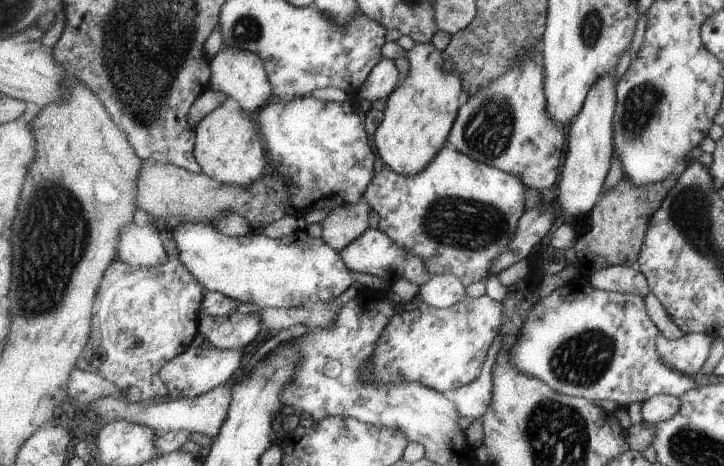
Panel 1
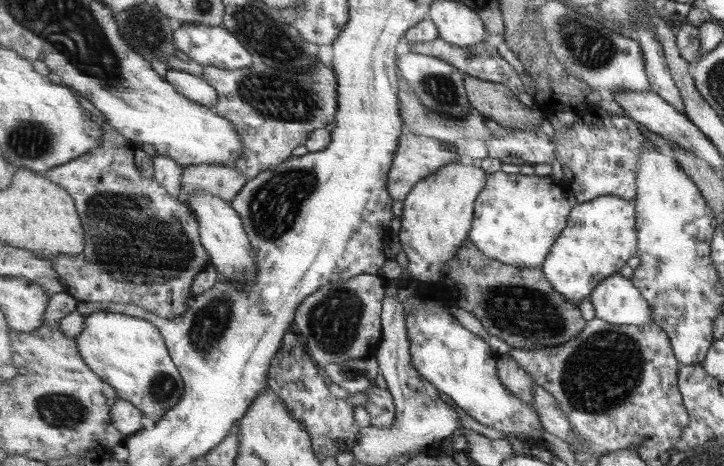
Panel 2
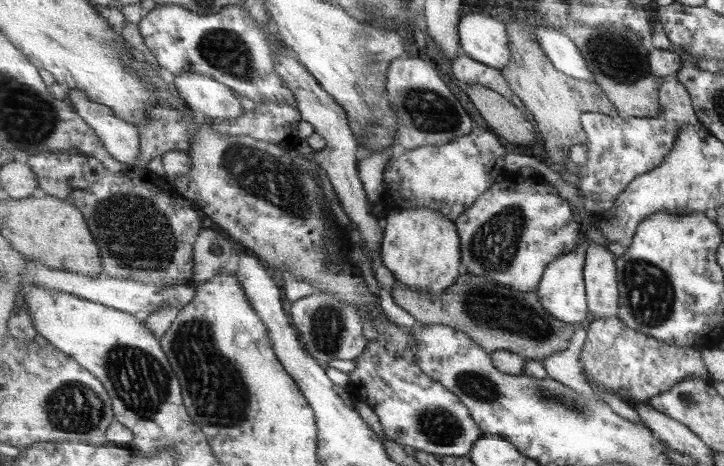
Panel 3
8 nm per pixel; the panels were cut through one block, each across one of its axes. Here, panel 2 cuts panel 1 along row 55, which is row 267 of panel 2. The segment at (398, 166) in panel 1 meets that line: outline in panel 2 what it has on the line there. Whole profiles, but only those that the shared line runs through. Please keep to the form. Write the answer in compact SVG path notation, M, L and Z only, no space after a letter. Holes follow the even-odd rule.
M459 160L445 165L413 187L403 202L399 232L402 250L409 261L410 277L424 283L442 282L444 265L461 250L472 231L476 203L489 175L472 161Z

